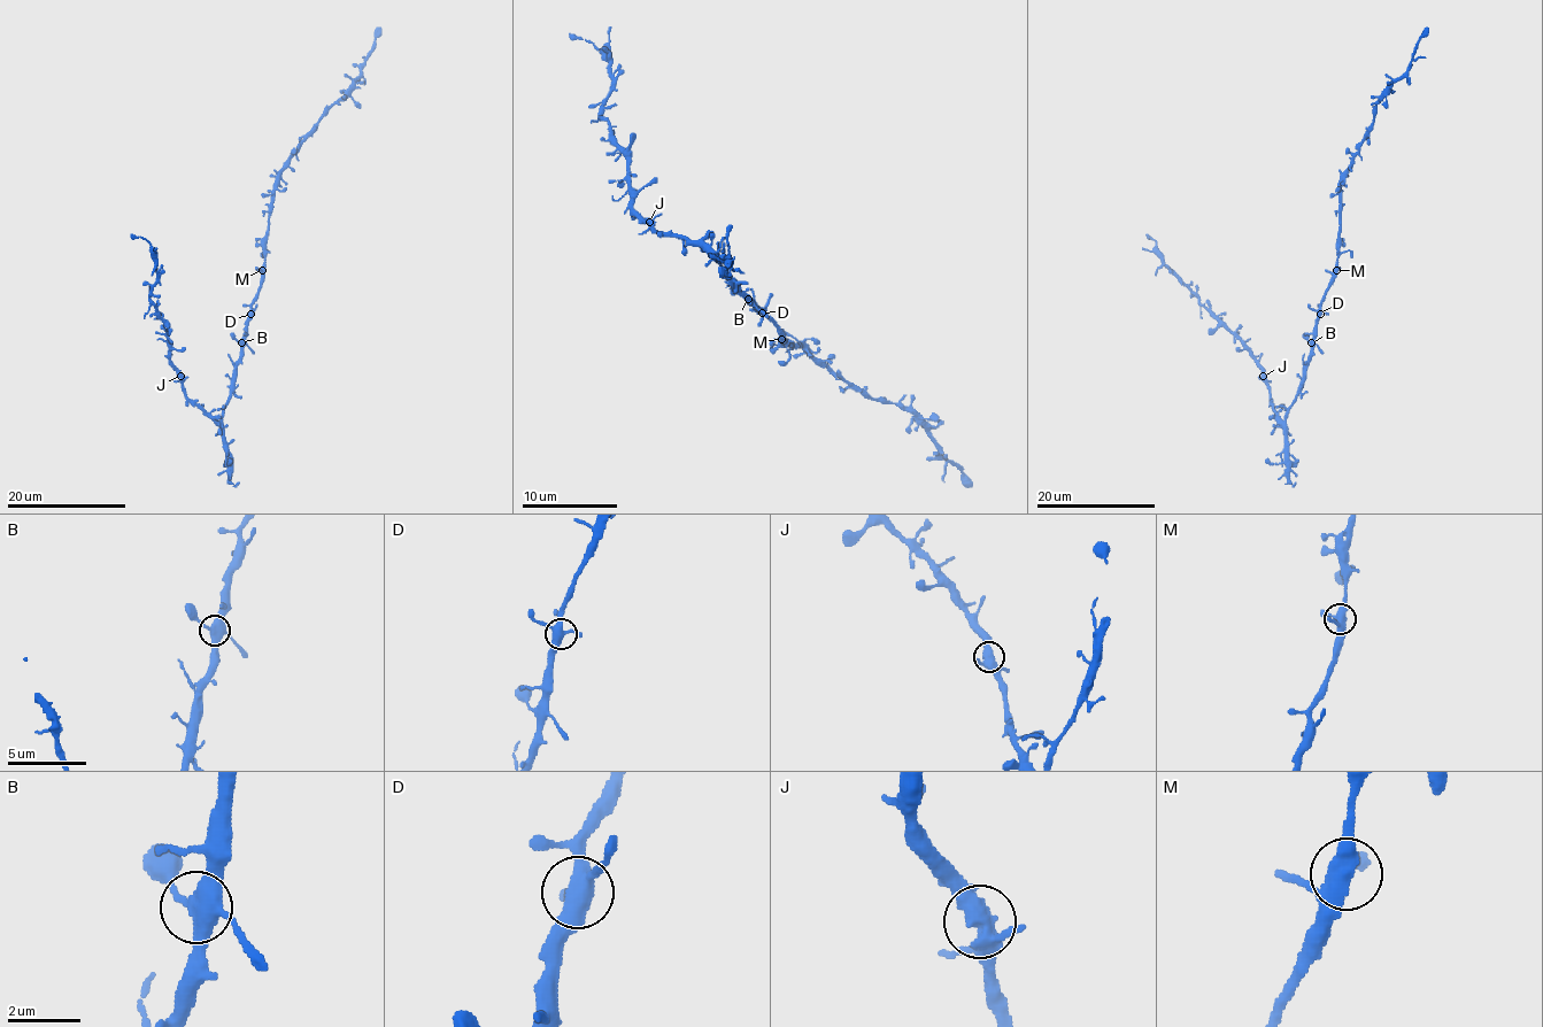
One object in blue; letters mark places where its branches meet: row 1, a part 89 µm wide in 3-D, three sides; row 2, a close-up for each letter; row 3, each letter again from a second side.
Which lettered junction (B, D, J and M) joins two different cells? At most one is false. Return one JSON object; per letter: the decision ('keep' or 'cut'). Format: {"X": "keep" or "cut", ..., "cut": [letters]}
{"B": "keep", "D": "keep", "J": "keep", "M": "keep", "cut": []}

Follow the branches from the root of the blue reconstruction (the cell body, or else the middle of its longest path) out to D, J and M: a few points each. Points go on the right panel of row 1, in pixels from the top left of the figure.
D: (1316, 332), (1316, 319), (1320, 314)
J: (1316, 332), (1301, 392), (1285, 421), (1273, 408), (1264, 376)
M: (1316, 332), (1320, 303), (1336, 270)

